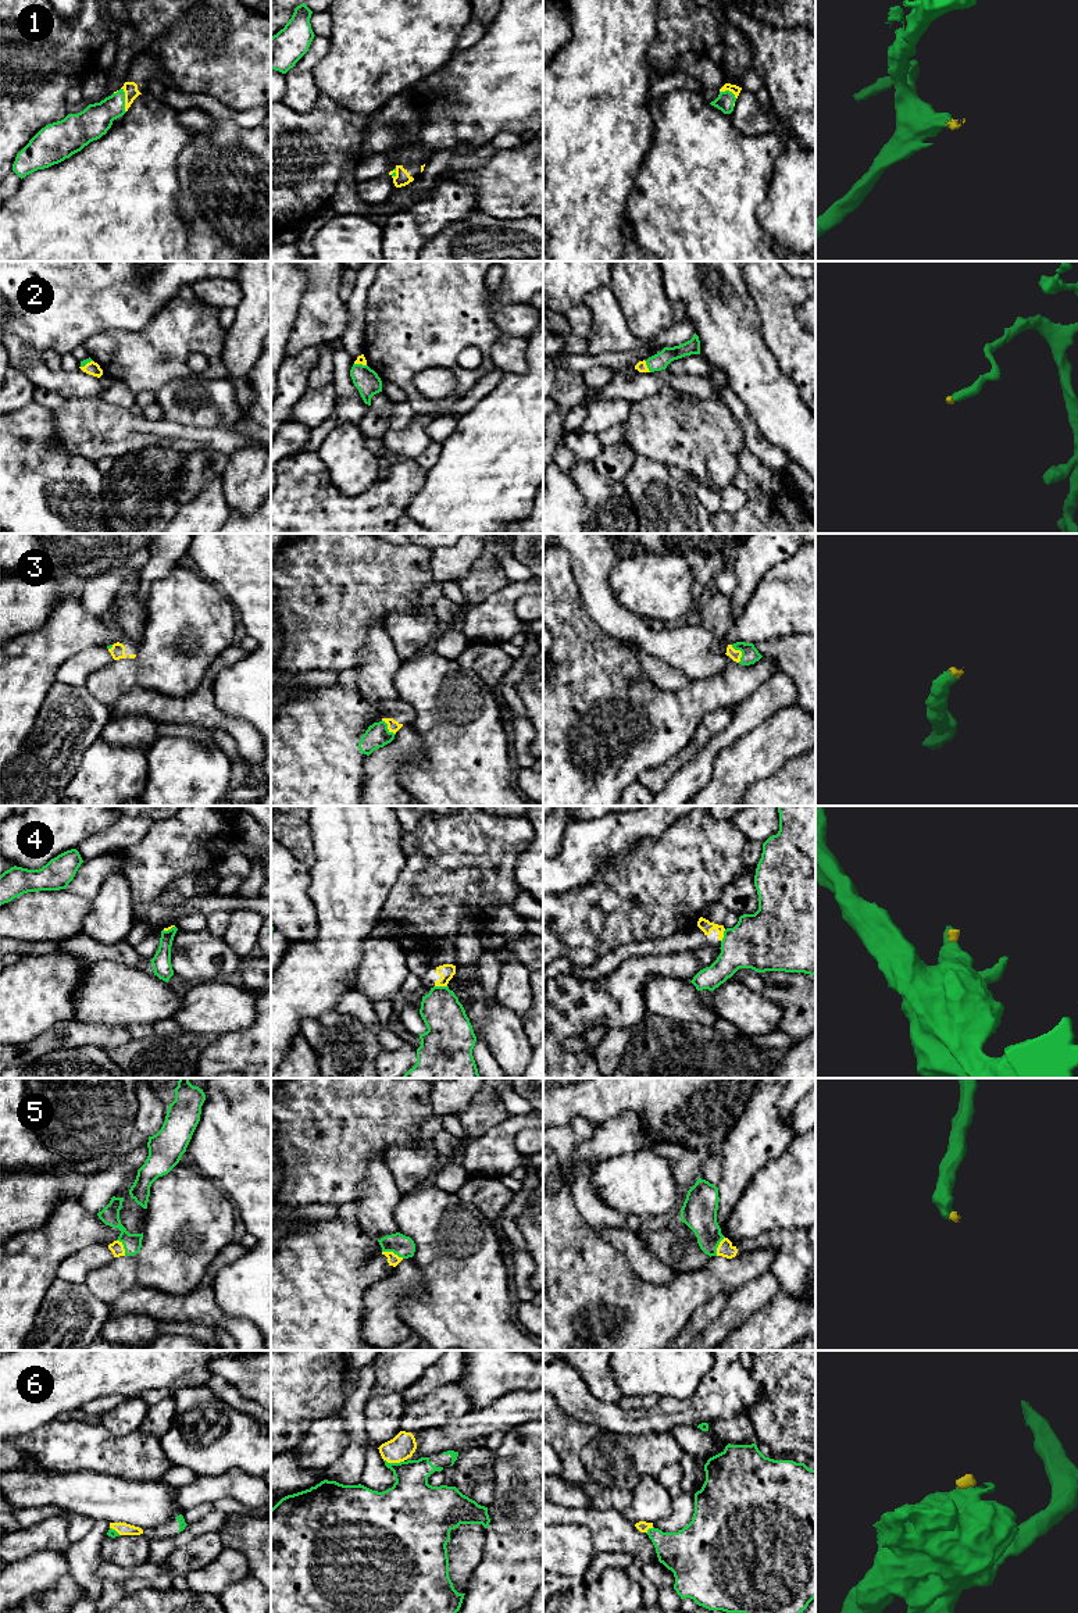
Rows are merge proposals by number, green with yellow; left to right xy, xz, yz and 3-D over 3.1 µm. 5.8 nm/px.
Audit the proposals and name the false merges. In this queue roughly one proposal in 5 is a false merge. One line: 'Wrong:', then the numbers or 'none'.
Wrong: 4

